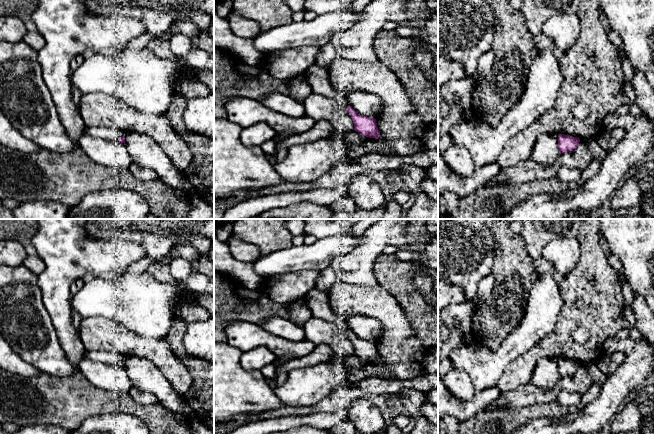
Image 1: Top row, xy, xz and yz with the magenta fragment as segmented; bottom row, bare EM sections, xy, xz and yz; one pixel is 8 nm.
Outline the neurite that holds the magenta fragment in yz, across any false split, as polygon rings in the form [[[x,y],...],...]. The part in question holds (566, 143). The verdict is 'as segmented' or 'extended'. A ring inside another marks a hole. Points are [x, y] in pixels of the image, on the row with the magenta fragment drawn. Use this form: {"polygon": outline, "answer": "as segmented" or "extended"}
{"polygon": [[[559,134],[558,135],[558,147],[560,153],[566,153],[573,151],[579,144],[580,139],[570,135]]], "answer": "as segmented"}

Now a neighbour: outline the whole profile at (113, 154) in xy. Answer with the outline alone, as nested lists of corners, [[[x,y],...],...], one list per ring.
[[[84,130],[78,146],[82,148],[91,160],[98,164],[113,168],[126,168],[132,163],[125,144],[118,140],[107,141],[101,138],[94,138]]]

